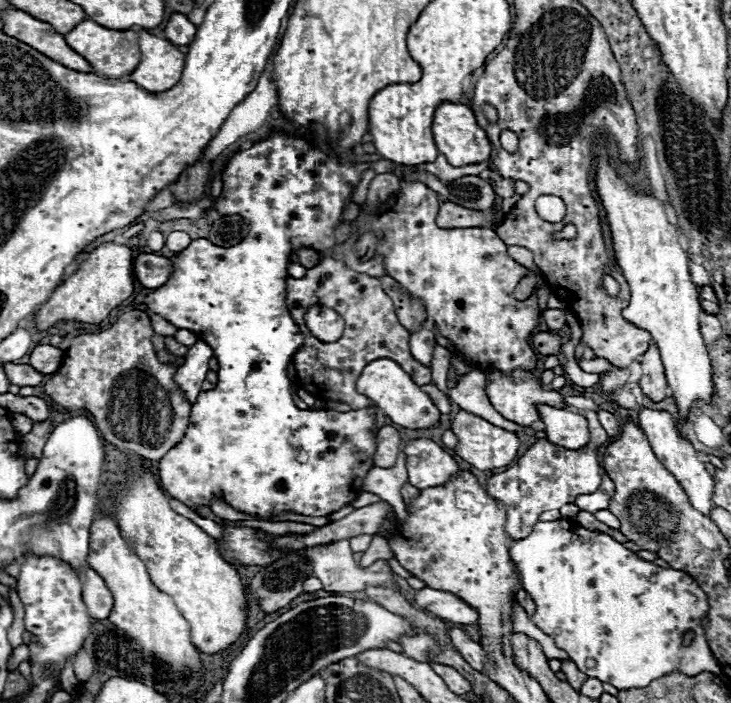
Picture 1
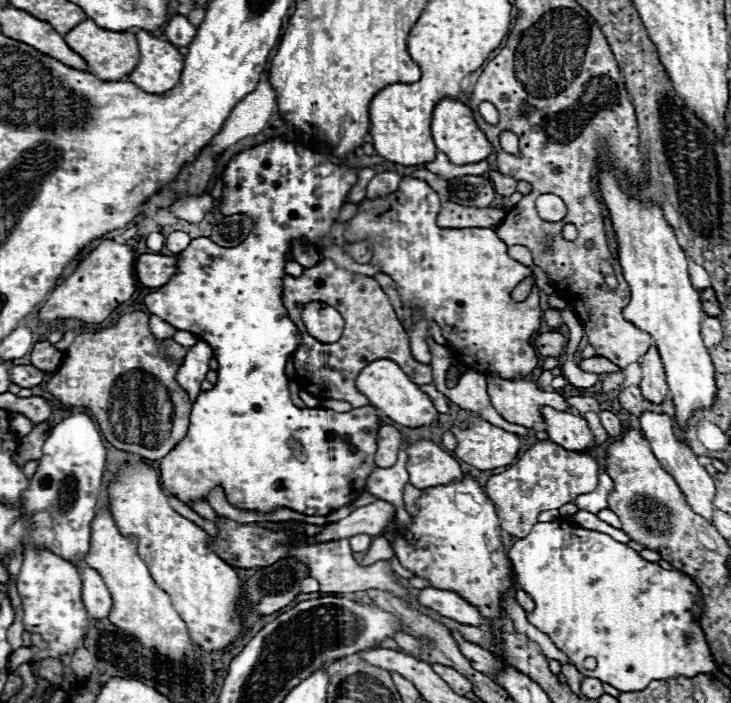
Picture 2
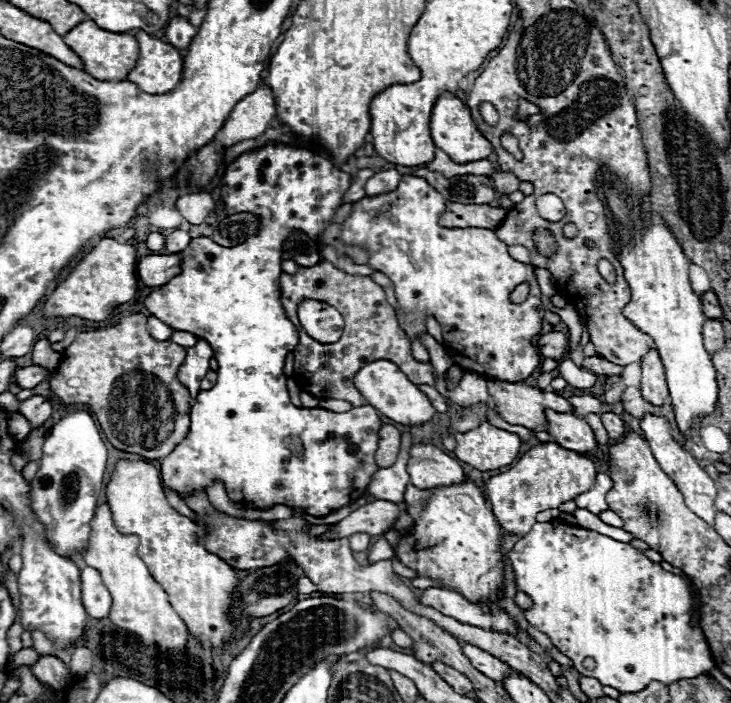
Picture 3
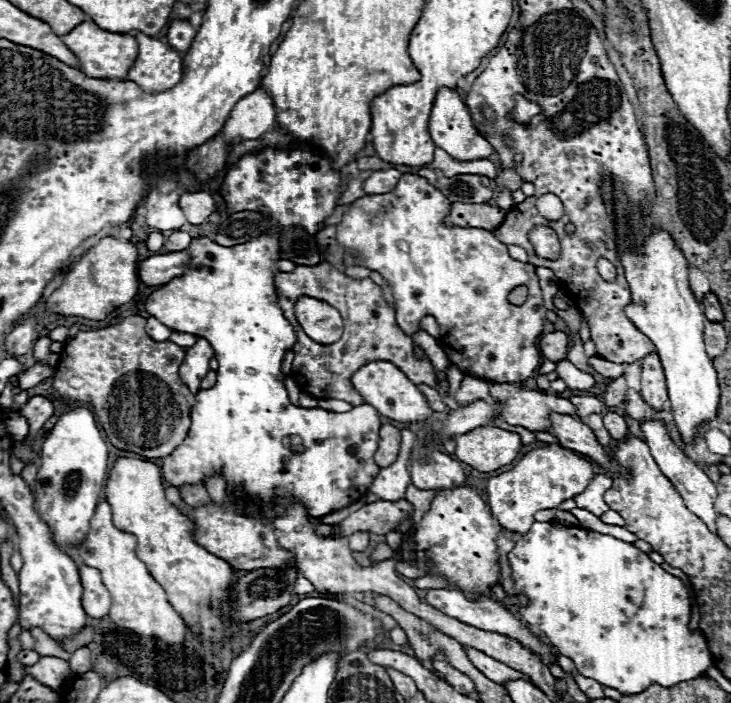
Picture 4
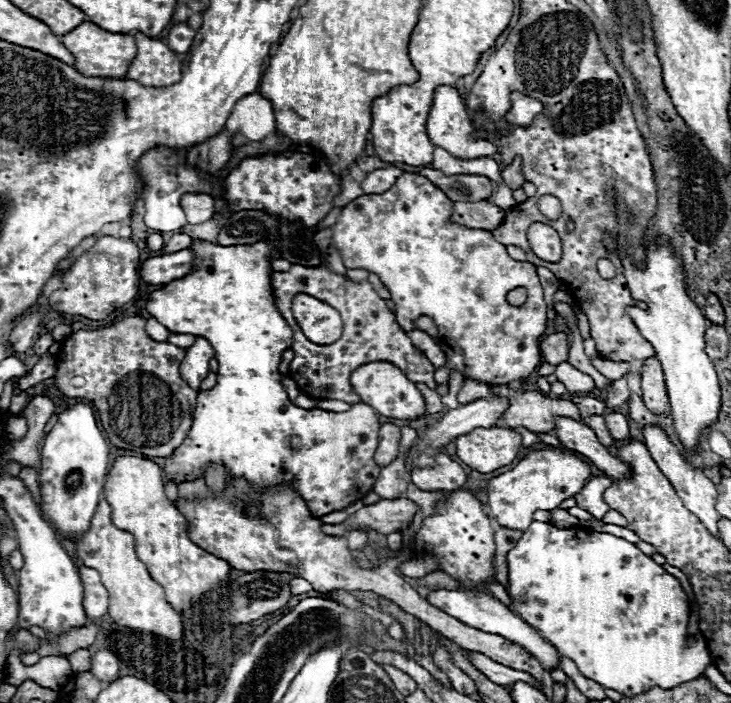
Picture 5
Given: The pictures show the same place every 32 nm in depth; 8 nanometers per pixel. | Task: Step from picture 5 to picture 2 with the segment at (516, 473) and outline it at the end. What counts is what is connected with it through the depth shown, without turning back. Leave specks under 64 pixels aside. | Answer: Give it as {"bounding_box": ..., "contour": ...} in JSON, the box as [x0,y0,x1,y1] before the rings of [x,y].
{"bounding_box":[486,440,598,538],"contour":[[[540,440],[510,470],[490,476],[486,482],[486,494],[500,512],[502,528],[514,538],[524,538],[538,522],[536,518],[540,512],[562,508],[564,504],[576,500],[576,496],[596,490],[596,486],[598,462],[592,448],[574,452],[552,444],[550,440]]]}

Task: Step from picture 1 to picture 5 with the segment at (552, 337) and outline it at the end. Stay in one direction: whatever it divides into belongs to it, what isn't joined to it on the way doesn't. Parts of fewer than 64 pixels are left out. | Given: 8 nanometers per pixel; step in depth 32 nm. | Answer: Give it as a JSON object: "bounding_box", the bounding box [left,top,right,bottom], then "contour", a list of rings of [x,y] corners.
{"bounding_box":[540,332,568,366],"contour":[[[554,332],[544,336],[540,342],[540,352],[546,362],[558,366],[560,362],[568,360],[568,336],[564,332]]]}

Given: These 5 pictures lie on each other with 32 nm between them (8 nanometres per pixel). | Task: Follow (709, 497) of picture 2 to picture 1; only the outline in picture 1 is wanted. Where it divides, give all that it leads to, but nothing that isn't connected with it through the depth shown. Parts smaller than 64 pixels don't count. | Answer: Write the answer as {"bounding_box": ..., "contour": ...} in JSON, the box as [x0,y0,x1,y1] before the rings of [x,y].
{"bounding_box":[638,408,714,516],"contour":[[[642,408],[638,412],[638,424],[640,428],[644,430],[652,450],[656,452],[656,456],[660,456],[662,464],[676,476],[676,480],[680,480],[682,488],[688,492],[690,496],[690,502],[692,506],[698,510],[698,512],[704,512],[708,516],[710,508],[712,508],[712,492],[714,492],[714,482],[712,482],[712,476],[706,472],[704,464],[698,460],[698,452],[692,448],[690,440],[684,438],[678,428],[676,428],[676,422],[674,418],[664,412],[664,410],[652,410],[652,408]]]}

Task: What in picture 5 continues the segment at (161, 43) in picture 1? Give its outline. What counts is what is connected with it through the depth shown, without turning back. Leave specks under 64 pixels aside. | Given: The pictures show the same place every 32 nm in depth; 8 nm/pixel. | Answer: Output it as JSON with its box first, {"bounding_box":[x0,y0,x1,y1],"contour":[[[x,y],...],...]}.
{"bounding_box":[126,32,182,88],"contour":[[[142,32],[136,34],[136,44],[138,54],[132,60],[126,78],[148,88],[166,88],[180,82],[182,62],[176,52],[172,52],[160,40],[144,36]]]}

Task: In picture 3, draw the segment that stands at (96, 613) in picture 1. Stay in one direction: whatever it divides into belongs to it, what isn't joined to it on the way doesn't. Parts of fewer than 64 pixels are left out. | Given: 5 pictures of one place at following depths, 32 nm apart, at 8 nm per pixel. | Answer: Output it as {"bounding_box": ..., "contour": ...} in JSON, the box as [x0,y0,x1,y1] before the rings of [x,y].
{"bounding_box":[82,566,112,618],"contour":[[[90,566],[82,568],[82,602],[92,618],[106,618],[112,606],[110,592],[102,584],[100,572]]]}

